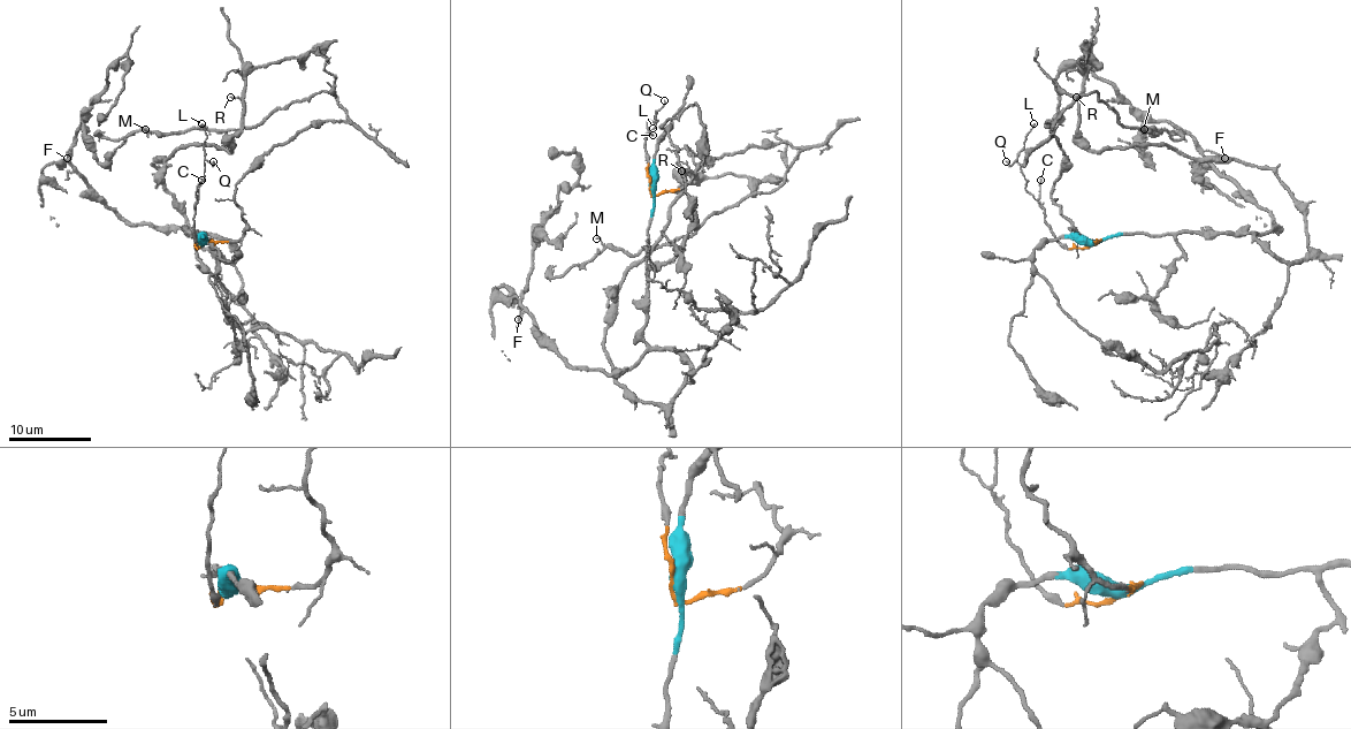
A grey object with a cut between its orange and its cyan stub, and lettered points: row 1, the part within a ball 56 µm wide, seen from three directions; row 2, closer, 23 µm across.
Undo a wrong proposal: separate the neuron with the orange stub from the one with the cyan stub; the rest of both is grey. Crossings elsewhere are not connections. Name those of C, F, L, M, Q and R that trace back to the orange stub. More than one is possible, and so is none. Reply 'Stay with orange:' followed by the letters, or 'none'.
Stay with orange: C, L, M, Q

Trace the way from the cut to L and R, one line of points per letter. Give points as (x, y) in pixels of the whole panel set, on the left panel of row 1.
L: (200, 242), (196, 248), (196, 189), (204, 177), (206, 134), (203, 123)
R: (200, 242), (192, 233), (221, 235), (239, 253), (206, 250), (152, 162), (231, 150), (242, 103), (229, 96)

